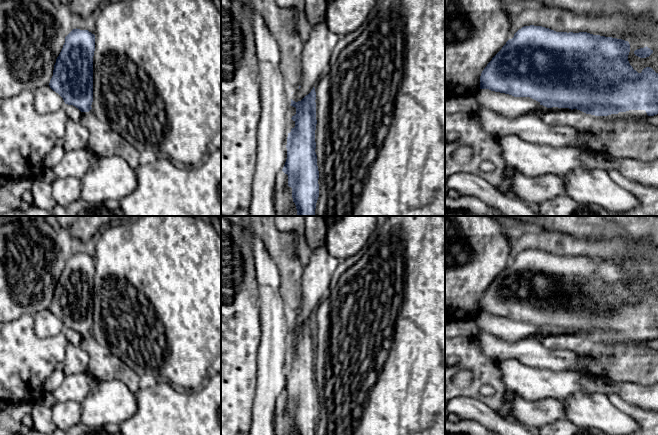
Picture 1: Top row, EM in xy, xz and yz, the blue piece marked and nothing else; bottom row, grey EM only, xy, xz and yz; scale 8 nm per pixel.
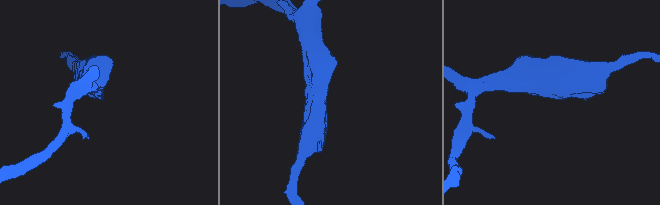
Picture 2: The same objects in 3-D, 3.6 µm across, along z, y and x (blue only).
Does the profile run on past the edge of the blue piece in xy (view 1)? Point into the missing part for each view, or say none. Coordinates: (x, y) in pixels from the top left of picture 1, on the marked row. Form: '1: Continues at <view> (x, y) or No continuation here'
1: Continues at xy (103, 141)

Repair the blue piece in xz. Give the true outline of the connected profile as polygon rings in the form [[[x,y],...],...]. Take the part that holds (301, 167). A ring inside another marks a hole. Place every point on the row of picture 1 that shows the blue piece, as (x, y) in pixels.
[[[315,88],[301,101],[291,99],[291,106],[296,108],[296,114],[292,116],[295,127],[291,129],[287,137],[287,159],[282,171],[288,175],[288,186],[292,188],[292,198],[296,205],[297,216],[315,216],[316,203],[319,197],[319,171],[317,155],[315,152],[316,130],[316,92]]]

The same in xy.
[[[73,29],[65,37],[65,43],[56,59],[49,86],[63,98],[65,104],[73,105],[82,112],[80,123],[89,131],[87,148],[97,157],[119,156],[136,169],[139,166],[139,151],[93,113],[91,105],[93,102],[94,51],[95,35],[88,30]]]

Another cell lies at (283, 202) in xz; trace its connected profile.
[[[281,171],[275,181],[273,201],[276,216],[297,216],[292,198],[292,188],[288,186],[288,175]]]

